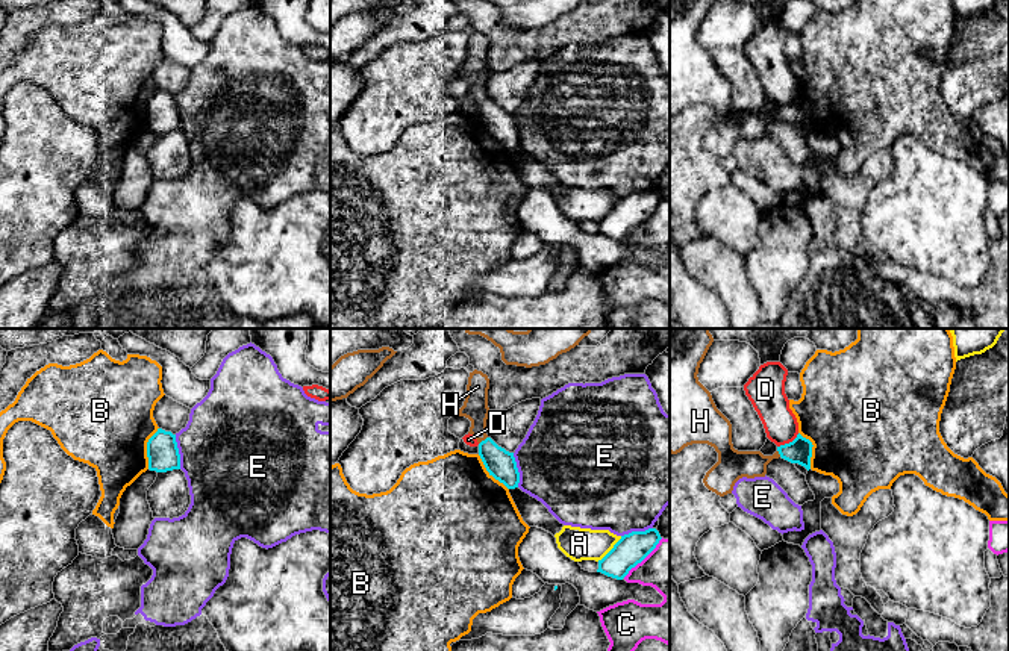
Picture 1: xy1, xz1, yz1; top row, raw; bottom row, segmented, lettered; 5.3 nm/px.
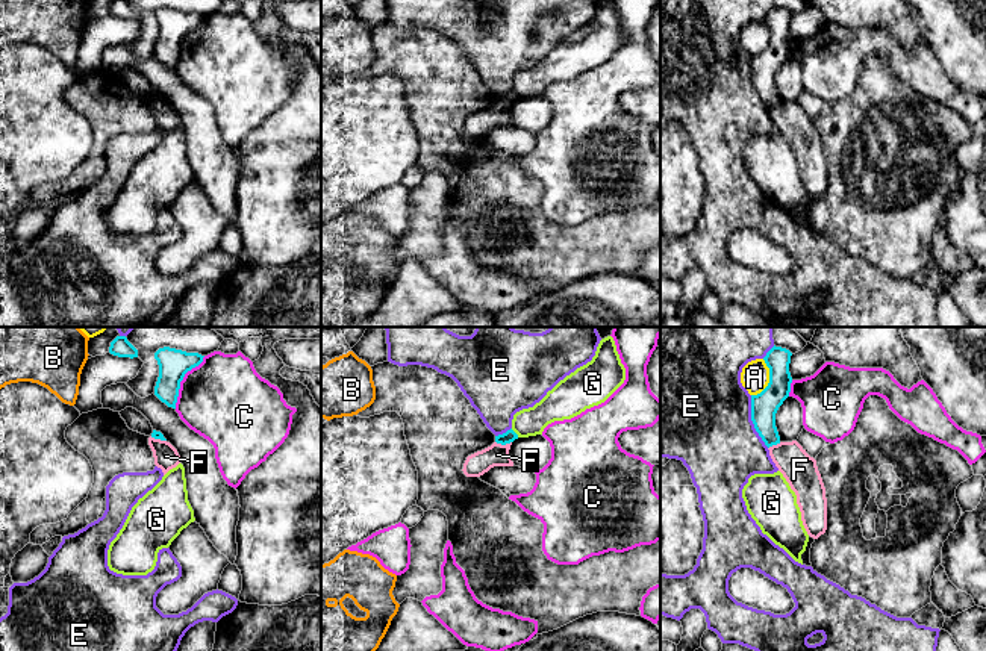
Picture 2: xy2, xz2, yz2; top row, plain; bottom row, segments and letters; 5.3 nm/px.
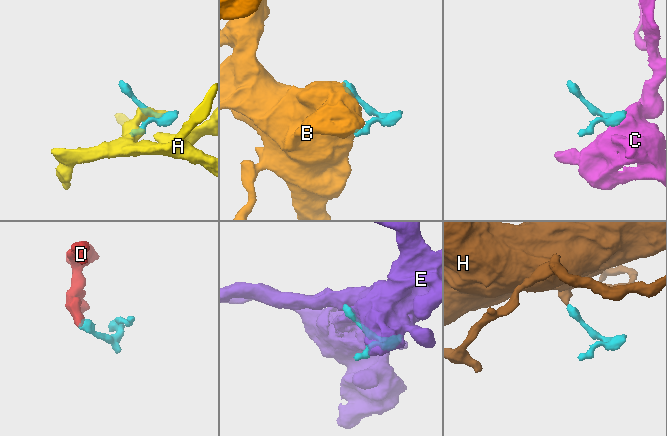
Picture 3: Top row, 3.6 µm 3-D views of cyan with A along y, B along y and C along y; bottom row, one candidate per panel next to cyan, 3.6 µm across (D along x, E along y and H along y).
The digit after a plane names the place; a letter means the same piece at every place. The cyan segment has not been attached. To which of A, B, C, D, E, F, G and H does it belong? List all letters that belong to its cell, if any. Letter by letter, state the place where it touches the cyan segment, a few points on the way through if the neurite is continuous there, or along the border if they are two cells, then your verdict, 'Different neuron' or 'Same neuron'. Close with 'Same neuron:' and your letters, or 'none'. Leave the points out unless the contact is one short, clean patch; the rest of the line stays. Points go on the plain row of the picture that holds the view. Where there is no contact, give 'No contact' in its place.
A: Touches cyan at yz2 (770, 41). Different neuron
B: Touches cyan at xy1 (147, 109). Different neuron
C: Touches cyan at xy2 (182, 40). Different neuron
D: Touches cyan at yz1 (790, 103). Boundary: yz1 (799, 94), (791, 102), (777, 108). Different neuron
E: Touches cyan at yz2 (751, 80). Different neuron
F: Touches cyan at xz2 (503, 105). Boundary: xz2 (496, 102), (502, 105), (511, 103). Different neuron
G: Touches cyan at xz2 (515, 94). Boundary: xz2 (511, 90), (518, 97). Different neuron
H: Touches cyan at xz1 (482, 102). Path across: xz1 (500, 124), (482, 102), (474, 68). Same neuron
Same neuron: H

